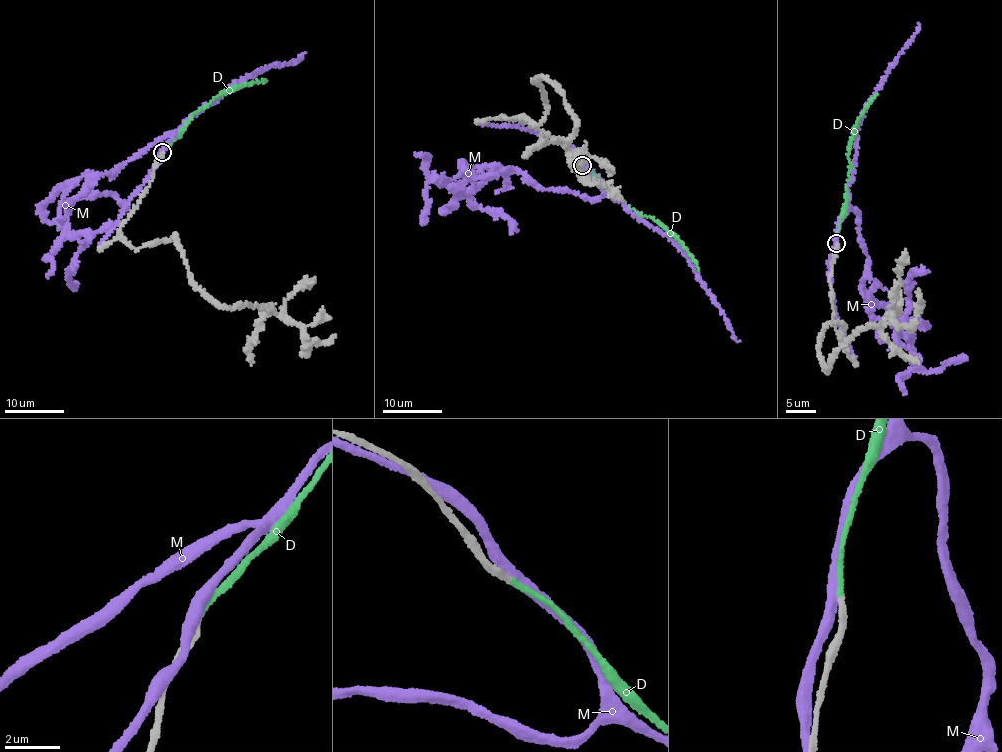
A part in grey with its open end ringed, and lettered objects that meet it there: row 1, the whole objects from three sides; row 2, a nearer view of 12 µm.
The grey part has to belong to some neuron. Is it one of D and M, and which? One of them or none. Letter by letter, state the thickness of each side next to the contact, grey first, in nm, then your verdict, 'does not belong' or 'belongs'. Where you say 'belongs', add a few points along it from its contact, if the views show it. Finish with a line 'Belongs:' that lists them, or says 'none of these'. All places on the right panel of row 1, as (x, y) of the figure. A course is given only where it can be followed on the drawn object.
D: 260/190 nm | belongs | via (837, 243), (850, 168), (847, 158), (855, 127), (876, 93)
M: 280/420 nm | does not belong
Belongs: D

